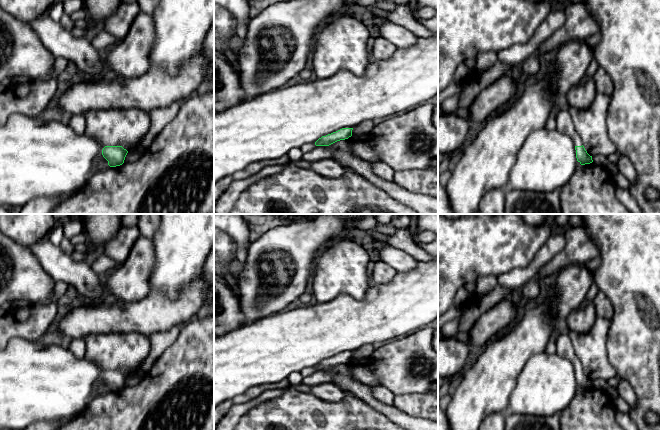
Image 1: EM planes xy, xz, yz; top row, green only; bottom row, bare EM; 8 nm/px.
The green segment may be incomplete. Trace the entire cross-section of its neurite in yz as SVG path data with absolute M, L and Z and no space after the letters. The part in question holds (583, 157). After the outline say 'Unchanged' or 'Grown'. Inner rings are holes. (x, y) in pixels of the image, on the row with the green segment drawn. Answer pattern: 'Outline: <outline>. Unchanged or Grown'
Outline: M568 110L558 111L556 116L556 129L560 132L566 133L573 139L576 150L576 158L581 165L593 162L592 156L587 153L582 144L581 138L574 129L574 124Z. Grown

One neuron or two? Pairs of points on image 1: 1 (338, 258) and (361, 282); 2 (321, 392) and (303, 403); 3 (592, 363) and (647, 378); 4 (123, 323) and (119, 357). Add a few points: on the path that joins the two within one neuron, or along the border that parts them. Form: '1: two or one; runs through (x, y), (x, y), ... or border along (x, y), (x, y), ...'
1: one; runs through (344, 264), (355, 276)
2: two; border along (309, 392), (327, 401), (338, 401)
3: two; border along (605, 347), (607, 358), (617, 374)
4: two; border along (99, 333), (140, 332), (145, 335)

